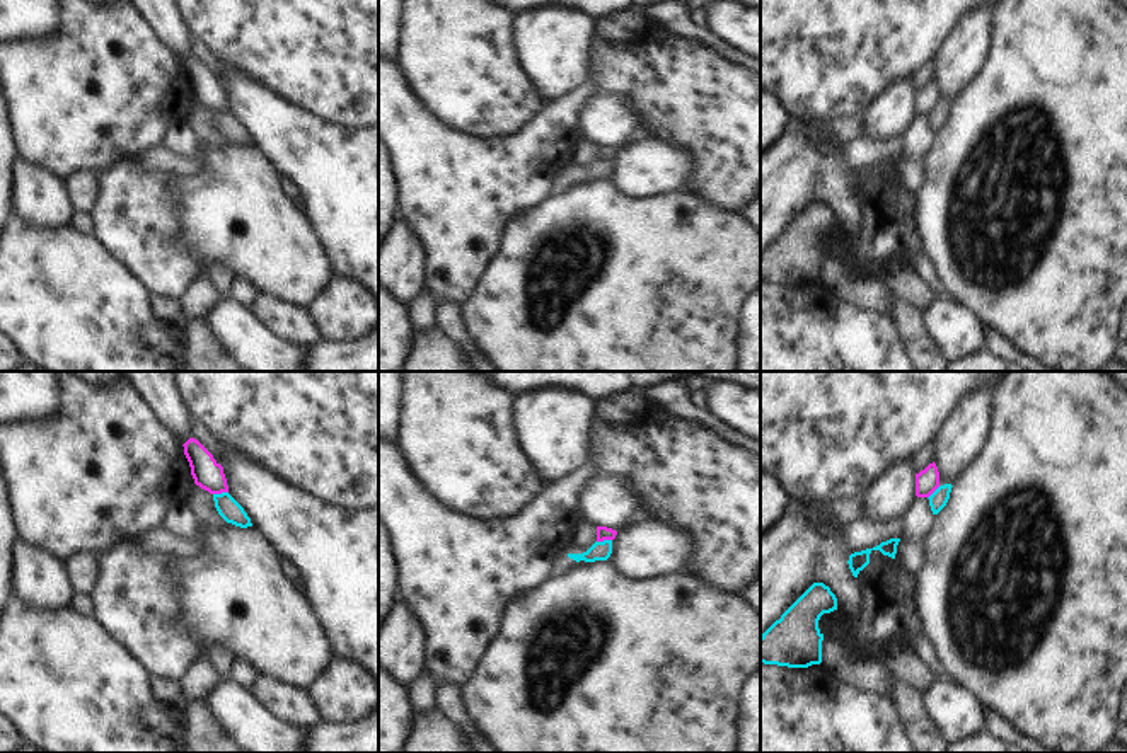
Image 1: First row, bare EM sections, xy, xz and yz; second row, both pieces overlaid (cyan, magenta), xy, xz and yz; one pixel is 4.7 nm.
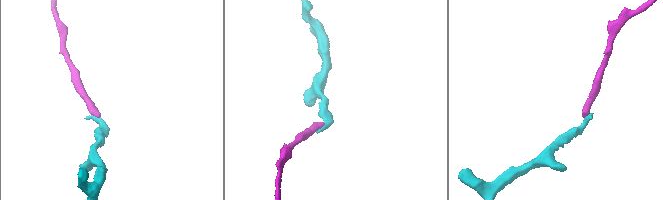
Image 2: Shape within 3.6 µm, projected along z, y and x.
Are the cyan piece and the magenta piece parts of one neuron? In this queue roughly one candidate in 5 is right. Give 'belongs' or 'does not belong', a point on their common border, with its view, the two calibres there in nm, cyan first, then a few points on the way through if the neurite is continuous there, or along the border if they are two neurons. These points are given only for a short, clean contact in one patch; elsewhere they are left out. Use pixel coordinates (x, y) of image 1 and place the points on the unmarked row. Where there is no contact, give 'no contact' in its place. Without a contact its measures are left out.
does not belong; meets cyan in xy at (222, 111); 100 nm thick on the cyan side, 140 nm on the other; border along xy (227, 109), (213, 113)

